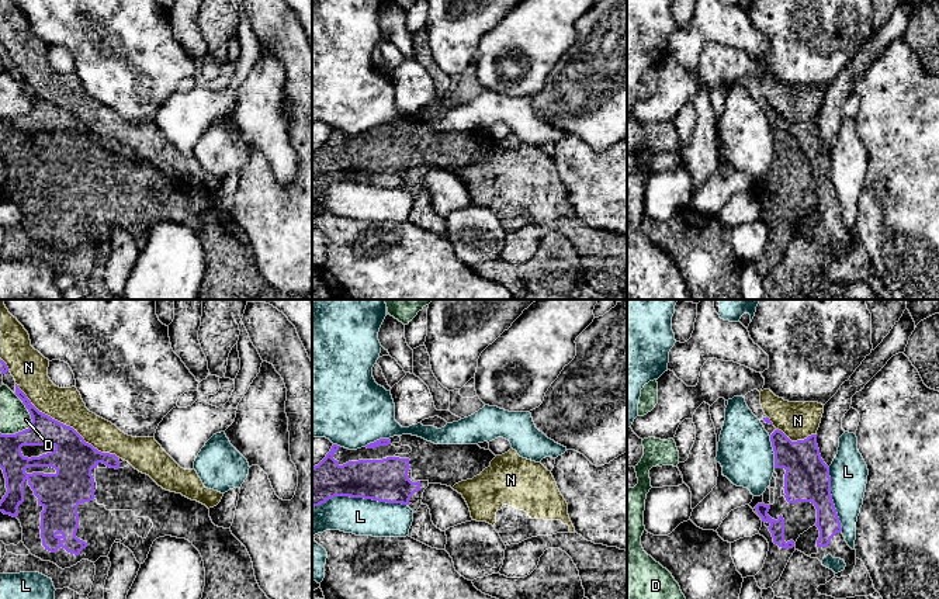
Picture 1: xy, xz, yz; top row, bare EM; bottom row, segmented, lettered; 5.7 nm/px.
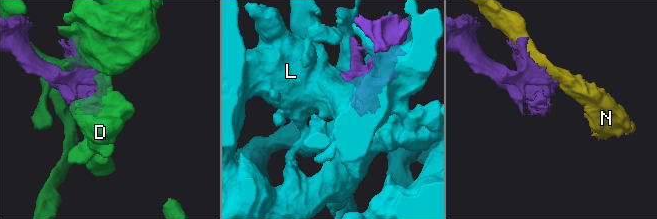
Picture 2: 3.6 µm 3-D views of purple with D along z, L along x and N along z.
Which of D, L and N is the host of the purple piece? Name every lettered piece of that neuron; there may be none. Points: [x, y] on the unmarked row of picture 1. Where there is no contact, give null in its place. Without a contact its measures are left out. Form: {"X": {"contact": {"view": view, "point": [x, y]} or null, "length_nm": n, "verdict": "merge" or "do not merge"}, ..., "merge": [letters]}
{"D": {"contact": {"view": "xy", "point": [31, 108]}, "length_nm": 260, "verdict": "do not merge"}, "L": {"contact": {"view": "xz", "point": [359, 182]}, "length_nm": 550, "verdict": "do not merge"}, "N": {"contact": {"view": "xy", "point": [65, 110]}, "length_nm": 700, "verdict": "do not merge"}, "merge": []}

